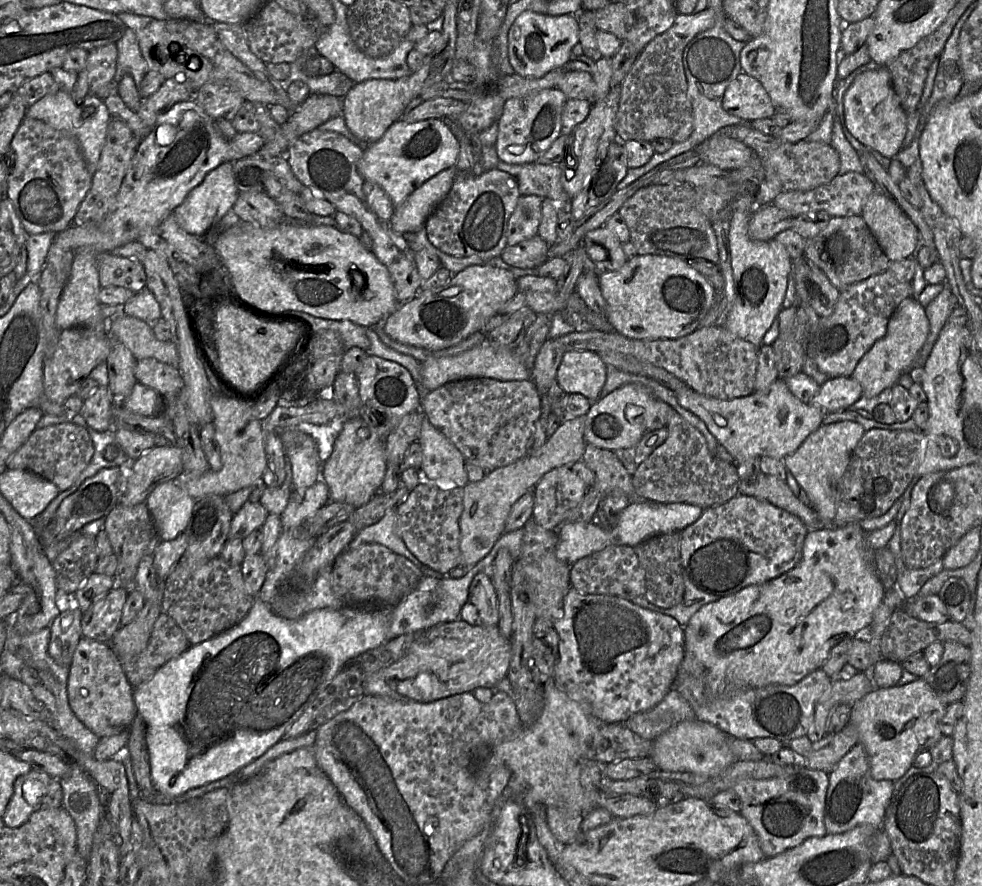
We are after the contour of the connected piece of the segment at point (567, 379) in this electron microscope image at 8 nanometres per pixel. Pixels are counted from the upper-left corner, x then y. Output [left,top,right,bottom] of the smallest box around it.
[557,351,607,401]

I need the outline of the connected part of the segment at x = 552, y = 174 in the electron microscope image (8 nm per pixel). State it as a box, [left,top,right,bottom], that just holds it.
[497,161,571,208]

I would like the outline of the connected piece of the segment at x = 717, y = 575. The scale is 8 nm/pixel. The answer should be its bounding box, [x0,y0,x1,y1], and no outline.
[680,494,810,596]

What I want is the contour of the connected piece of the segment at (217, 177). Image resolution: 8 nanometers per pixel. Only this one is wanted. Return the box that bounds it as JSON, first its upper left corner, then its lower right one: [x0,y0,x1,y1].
[173,161,239,244]

